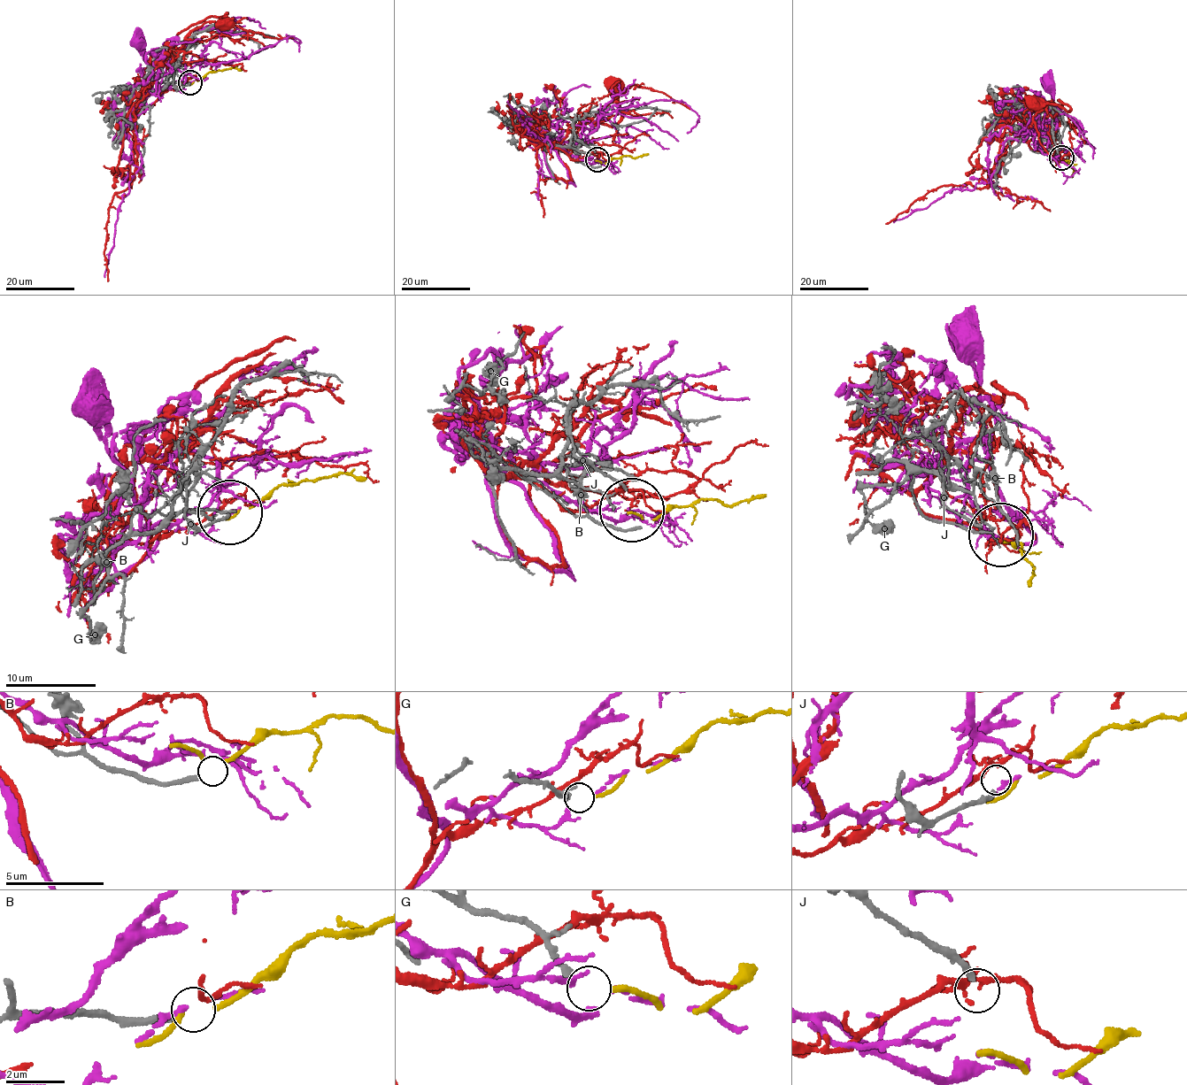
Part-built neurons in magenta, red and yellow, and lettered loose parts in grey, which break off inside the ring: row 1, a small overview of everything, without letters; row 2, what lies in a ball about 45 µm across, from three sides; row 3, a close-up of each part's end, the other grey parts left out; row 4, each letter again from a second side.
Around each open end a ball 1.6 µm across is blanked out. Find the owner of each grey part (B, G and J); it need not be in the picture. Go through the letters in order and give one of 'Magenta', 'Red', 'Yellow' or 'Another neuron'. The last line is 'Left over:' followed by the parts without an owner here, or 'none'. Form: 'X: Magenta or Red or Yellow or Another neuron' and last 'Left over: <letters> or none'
B: Another neuron
G: Yellow
J: Another neuron
Left over: B, J

